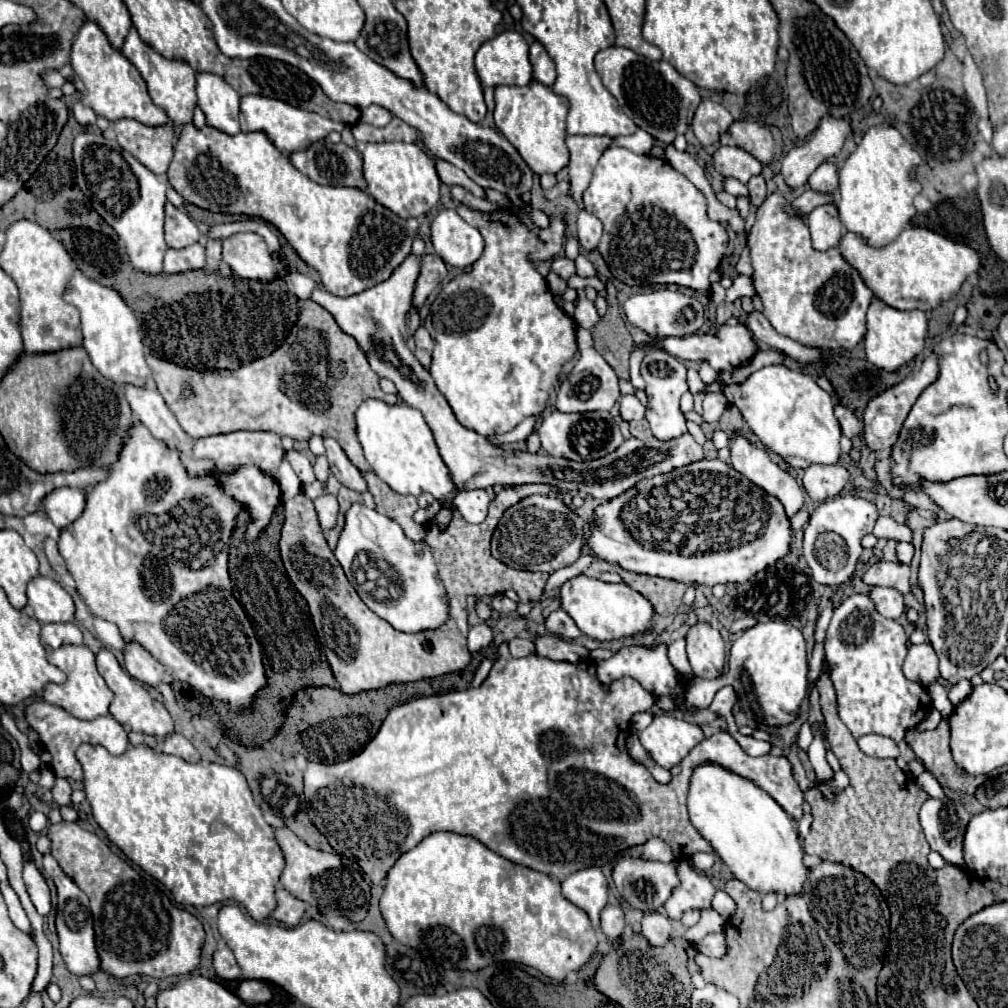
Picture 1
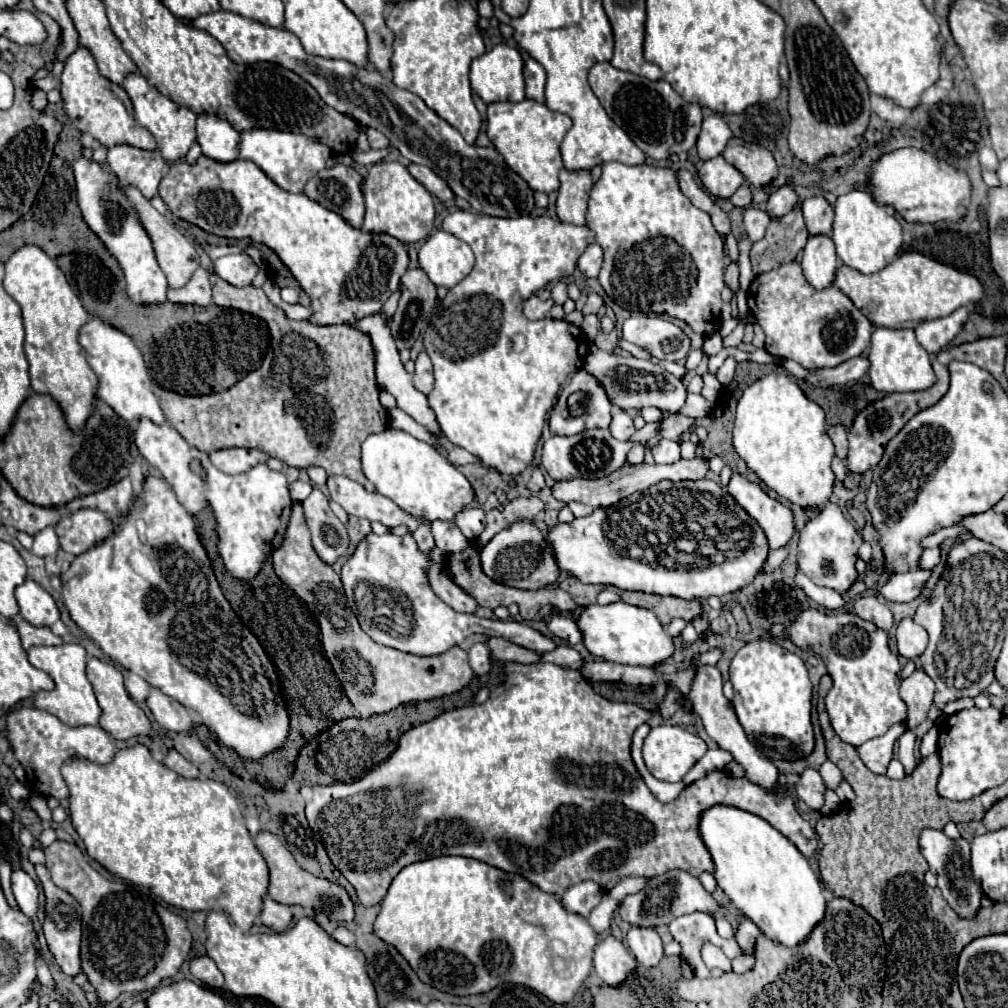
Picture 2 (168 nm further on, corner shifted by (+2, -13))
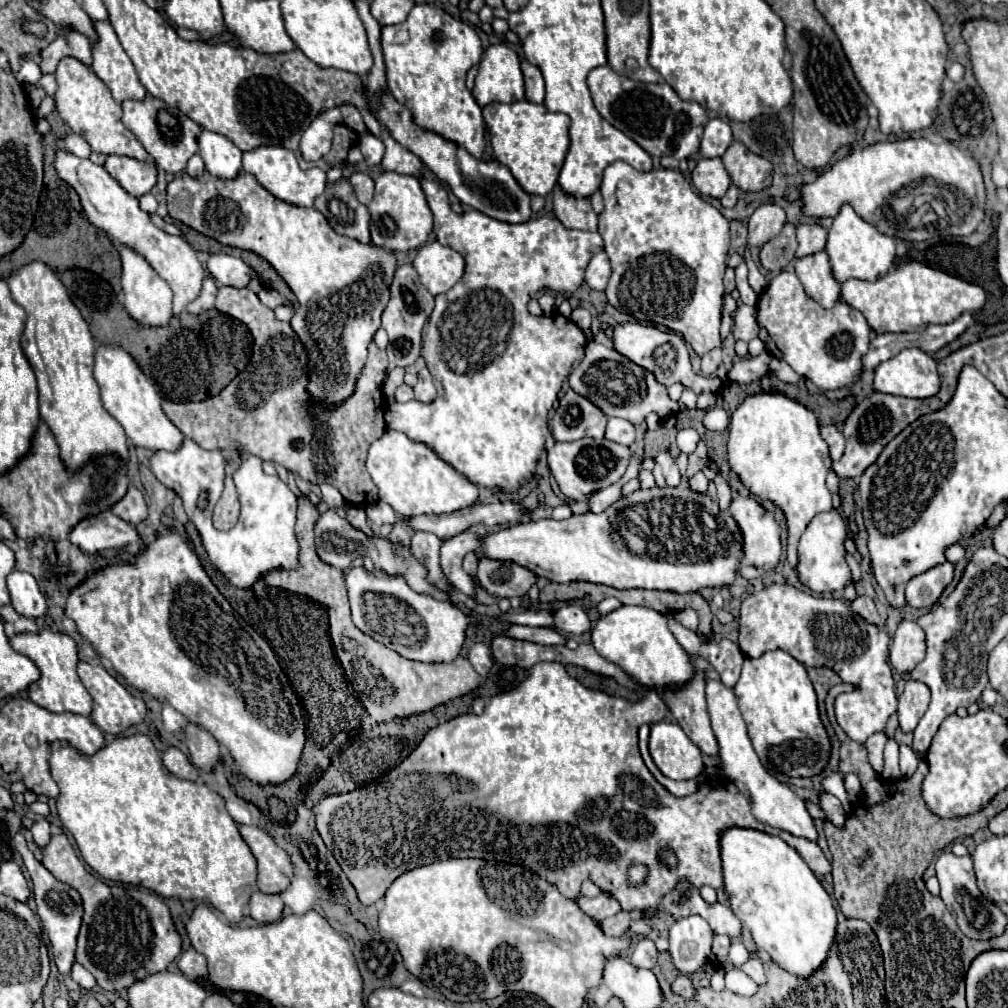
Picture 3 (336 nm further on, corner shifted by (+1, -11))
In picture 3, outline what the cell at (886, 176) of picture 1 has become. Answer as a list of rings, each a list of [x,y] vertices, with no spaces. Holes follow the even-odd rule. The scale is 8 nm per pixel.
[[[842,205],[840,213],[834,217],[834,223],[828,231],[828,243],[826,243],[826,251],[830,255],[830,263],[832,263],[832,273],[836,277],[836,281],[846,281],[846,279],[864,279],[864,281],[874,281],[882,275],[886,275],[886,271],[890,269],[890,265],[894,263],[896,257],[896,239],[878,231],[872,223],[864,221],[852,205]]]

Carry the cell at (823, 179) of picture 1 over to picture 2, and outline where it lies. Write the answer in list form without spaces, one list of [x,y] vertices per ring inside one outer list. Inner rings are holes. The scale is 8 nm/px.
[[[823,197],[805,199],[801,205],[807,233],[813,235],[829,235],[833,227],[833,207]]]

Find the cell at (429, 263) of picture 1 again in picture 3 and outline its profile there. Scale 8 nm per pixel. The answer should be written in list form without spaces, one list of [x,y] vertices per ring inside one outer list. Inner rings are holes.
[[[402,265],[396,269],[390,291],[392,291],[392,297],[382,315],[382,327],[386,329],[386,333],[390,337],[390,343],[386,349],[388,361],[390,361],[388,371],[392,371],[394,367],[408,367],[416,361],[416,357],[420,355],[422,327],[434,309],[434,295],[428,293],[428,289],[422,285],[422,281],[412,265]]]

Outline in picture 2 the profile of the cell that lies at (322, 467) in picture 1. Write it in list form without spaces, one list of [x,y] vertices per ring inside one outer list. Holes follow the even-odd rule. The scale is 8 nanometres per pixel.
[[[313,487],[313,493],[303,501],[303,509],[311,529],[313,549],[327,565],[333,565],[349,547],[345,525],[333,515],[329,501],[319,487]]]

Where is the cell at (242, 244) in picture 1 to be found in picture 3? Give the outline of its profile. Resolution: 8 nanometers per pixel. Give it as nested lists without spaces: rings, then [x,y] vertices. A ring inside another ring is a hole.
[[[226,253],[210,255],[208,271],[218,281],[218,285],[232,285],[232,287],[246,287],[252,275],[252,269],[240,257]]]

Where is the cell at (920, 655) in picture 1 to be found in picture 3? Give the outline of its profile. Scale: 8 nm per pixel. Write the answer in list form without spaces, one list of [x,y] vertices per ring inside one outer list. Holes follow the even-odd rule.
[[[908,679],[904,693],[898,697],[898,719],[904,733],[914,731],[930,703],[930,689],[922,681]]]

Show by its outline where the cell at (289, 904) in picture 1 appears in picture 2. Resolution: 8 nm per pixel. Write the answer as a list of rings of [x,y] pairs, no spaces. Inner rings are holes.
[[[267,895],[263,897],[263,909],[259,919],[263,921],[263,925],[267,925],[273,931],[285,931],[293,919],[291,915],[291,907],[289,905],[281,905],[273,899],[269,899]]]

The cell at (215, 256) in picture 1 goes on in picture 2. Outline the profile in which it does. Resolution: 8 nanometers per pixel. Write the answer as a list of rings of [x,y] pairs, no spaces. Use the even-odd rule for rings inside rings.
[[[211,275],[213,287],[213,303],[221,307],[231,307],[249,315],[263,319],[271,333],[271,347],[263,359],[263,365],[245,375],[231,389],[205,395],[205,397],[189,397],[173,391],[165,391],[155,387],[155,395],[159,405],[167,417],[167,423],[177,429],[185,441],[205,453],[213,453],[227,447],[253,447],[269,457],[277,457],[281,463],[297,469],[323,467],[327,475],[345,475],[357,483],[361,483],[367,491],[375,491],[375,485],[367,481],[361,471],[361,443],[367,435],[385,431],[389,425],[389,413],[379,403],[379,385],[375,379],[375,349],[371,347],[371,339],[363,335],[359,329],[351,329],[347,325],[335,327],[319,327],[309,321],[291,321],[271,305],[263,289],[257,287],[233,287],[223,281],[219,275]]]

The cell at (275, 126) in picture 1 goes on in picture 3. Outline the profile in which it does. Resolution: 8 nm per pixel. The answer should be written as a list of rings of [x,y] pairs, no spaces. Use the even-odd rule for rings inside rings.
[[[260,145],[252,151],[246,151],[242,157],[242,169],[246,173],[252,173],[258,183],[266,187],[274,197],[300,207],[312,207],[314,199],[324,191],[326,185],[326,173],[320,167],[300,169],[296,155],[282,145]]]

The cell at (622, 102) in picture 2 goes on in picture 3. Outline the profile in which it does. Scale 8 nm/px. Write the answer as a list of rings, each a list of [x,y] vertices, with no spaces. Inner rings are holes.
[[[610,65],[596,67],[588,73],[588,87],[598,113],[616,129],[634,139],[652,157],[672,155],[690,157],[700,149],[702,129],[708,121],[706,111],[696,101],[684,101],[668,83],[642,83],[618,75]]]

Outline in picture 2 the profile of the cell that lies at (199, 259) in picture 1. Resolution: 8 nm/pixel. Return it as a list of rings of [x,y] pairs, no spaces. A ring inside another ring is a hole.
[[[199,267],[185,287],[169,289],[167,299],[171,303],[179,303],[179,305],[199,305],[199,307],[211,305],[209,273],[203,267]]]

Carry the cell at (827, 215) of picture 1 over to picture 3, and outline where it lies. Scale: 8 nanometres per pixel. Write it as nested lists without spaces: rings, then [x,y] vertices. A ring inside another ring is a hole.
[[[818,251],[796,259],[794,267],[806,293],[820,305],[828,309],[840,299],[840,283],[832,275],[830,257],[826,251]]]

